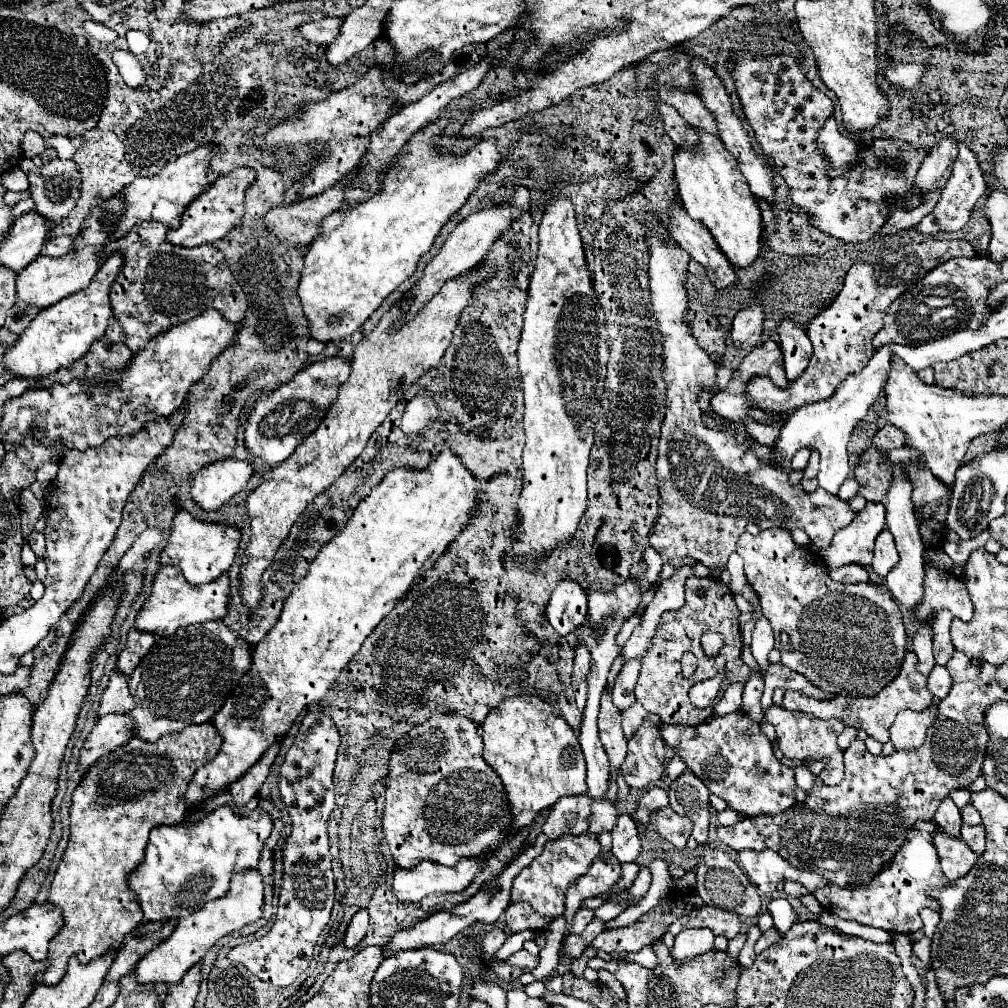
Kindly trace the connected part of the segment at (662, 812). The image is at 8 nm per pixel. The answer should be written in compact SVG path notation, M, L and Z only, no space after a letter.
M663 807L655 813L655 825L663 839L679 849L685 849L685 843L691 837L691 819L675 813L671 807Z

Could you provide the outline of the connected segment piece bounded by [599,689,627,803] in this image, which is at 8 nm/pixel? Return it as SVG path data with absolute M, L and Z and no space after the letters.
M605 689L605 695L601 699L601 713L599 713L599 739L607 751L607 757L611 761L611 783L607 799L617 803L617 783L615 775L627 755L627 739L621 729L621 711L611 701L611 691Z

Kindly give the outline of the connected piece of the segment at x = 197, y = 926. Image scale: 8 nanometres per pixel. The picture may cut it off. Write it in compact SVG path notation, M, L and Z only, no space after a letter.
M257 869L251 871L239 871L239 875L233 875L231 887L223 899L215 899L211 903L205 903L203 909L191 913L189 917L179 919L175 931L171 937L155 951L149 951L139 963L137 963L137 981L139 983L179 983L181 977L203 959L203 955L225 935L255 923L263 915L263 877Z

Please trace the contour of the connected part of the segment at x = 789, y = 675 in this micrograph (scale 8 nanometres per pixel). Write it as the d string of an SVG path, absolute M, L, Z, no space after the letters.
M769 663L767 665L767 671L765 671L765 691L763 691L763 697L761 697L761 707L763 711L767 711L773 701L773 691L775 689L783 689L783 691L799 691L803 695L809 695L809 697L815 697L815 699L833 699L831 693L825 693L825 691L819 691L815 685L807 683L807 679L795 671L791 671L789 667L781 665L781 663Z

